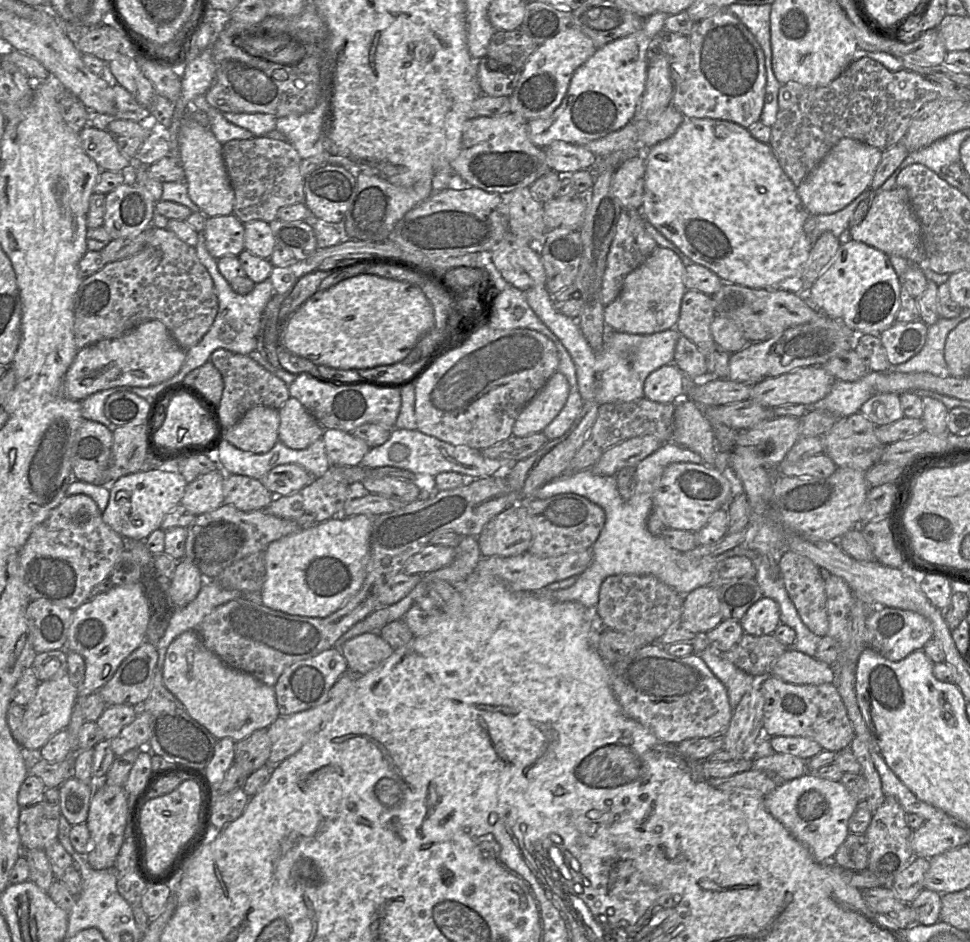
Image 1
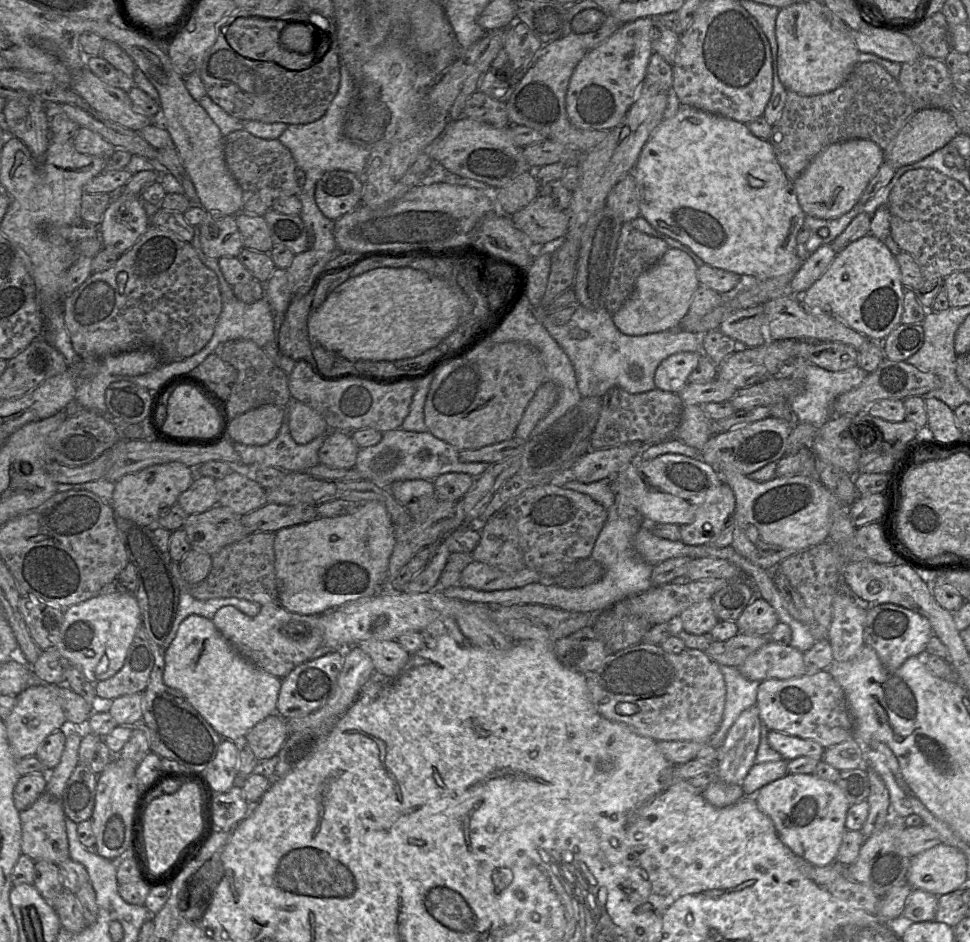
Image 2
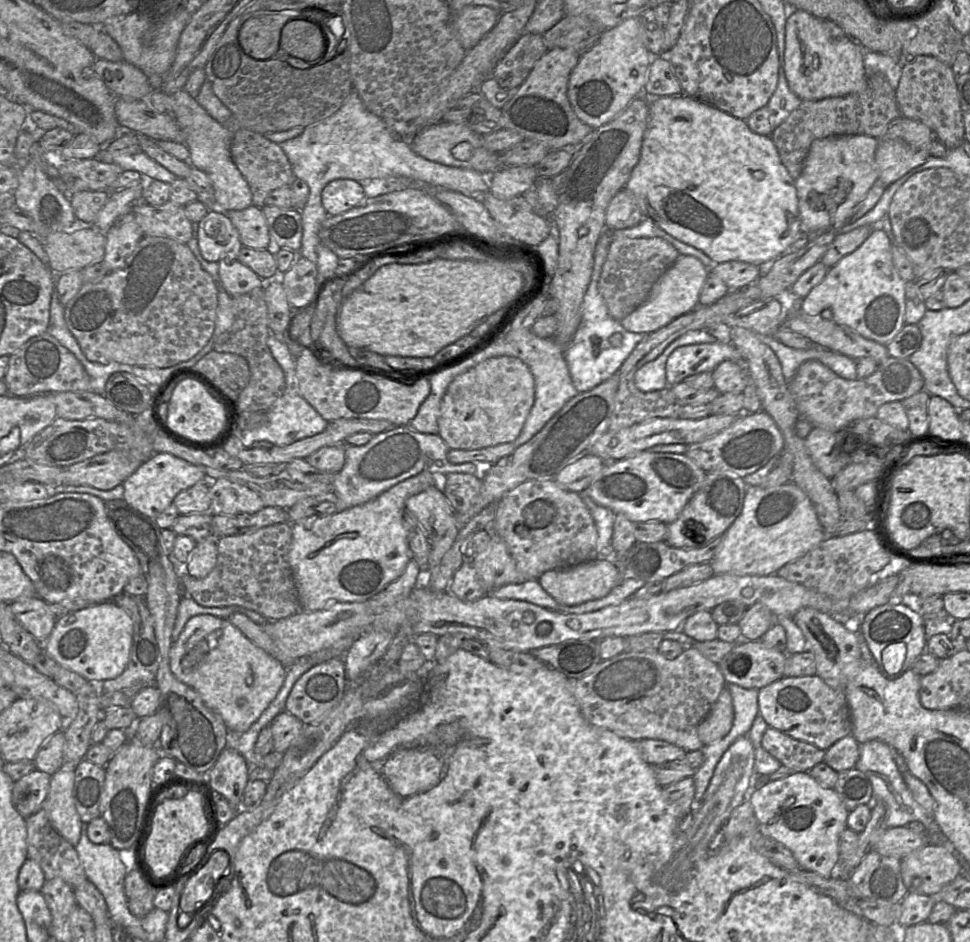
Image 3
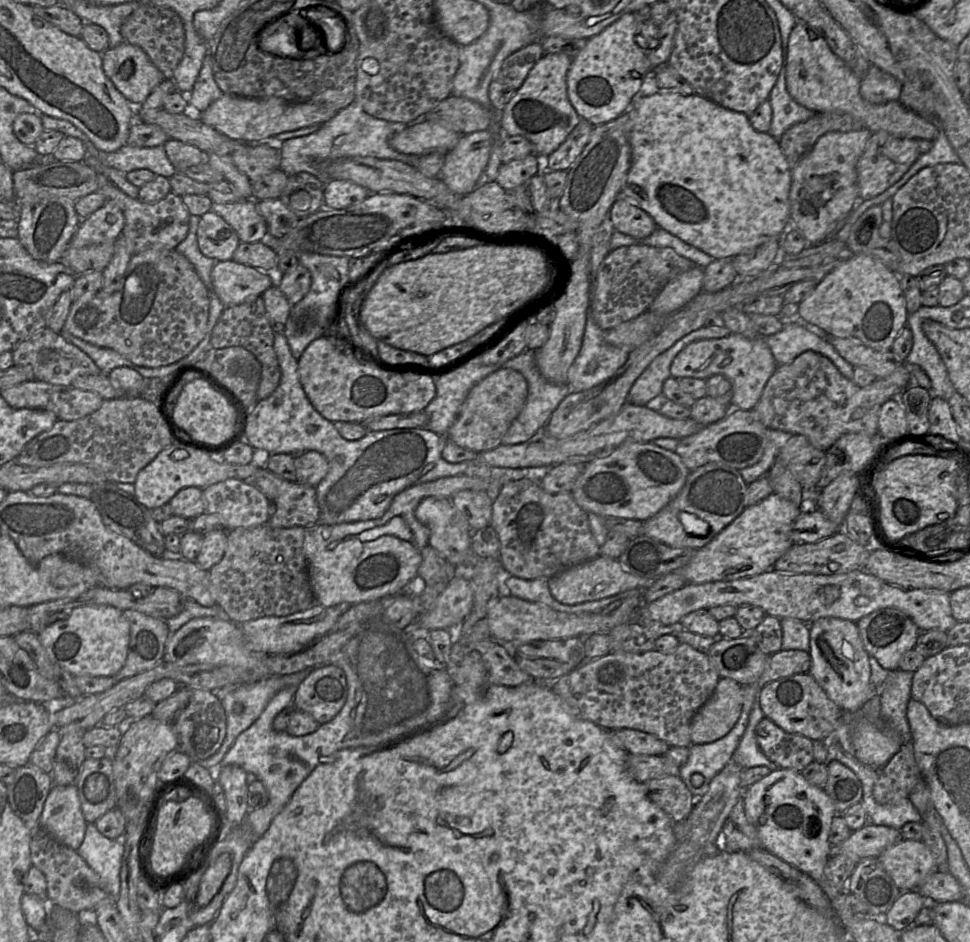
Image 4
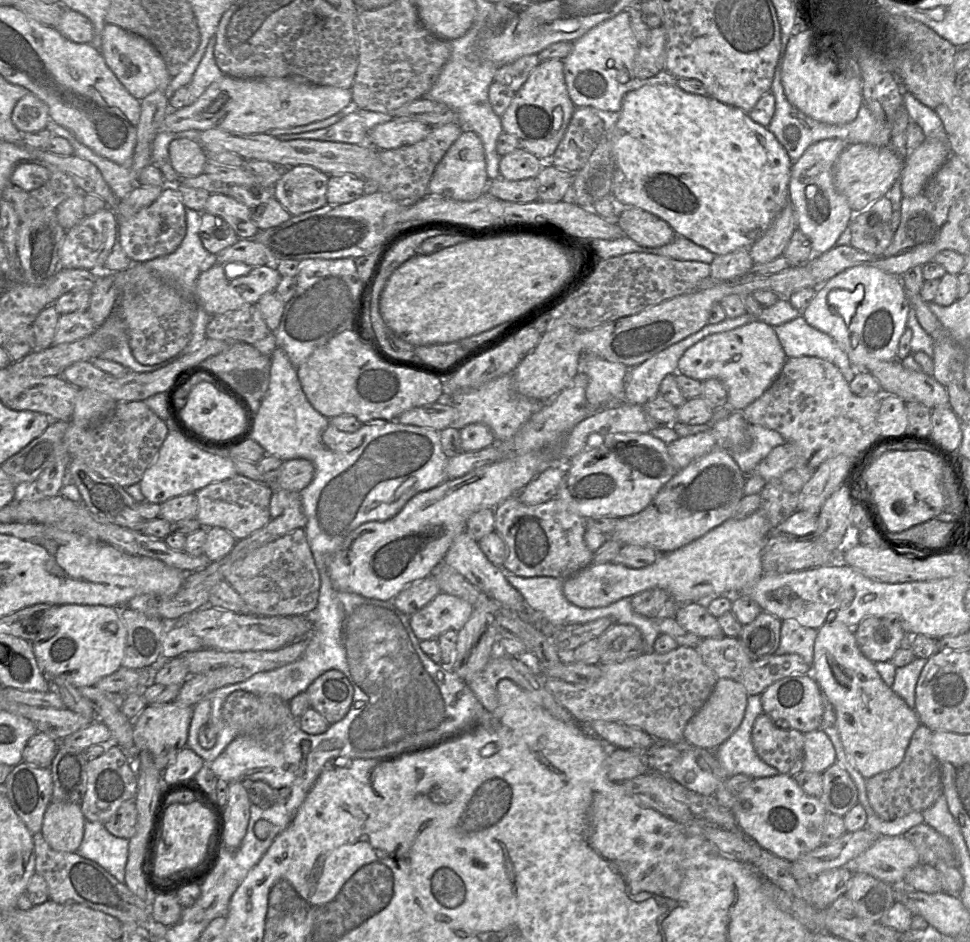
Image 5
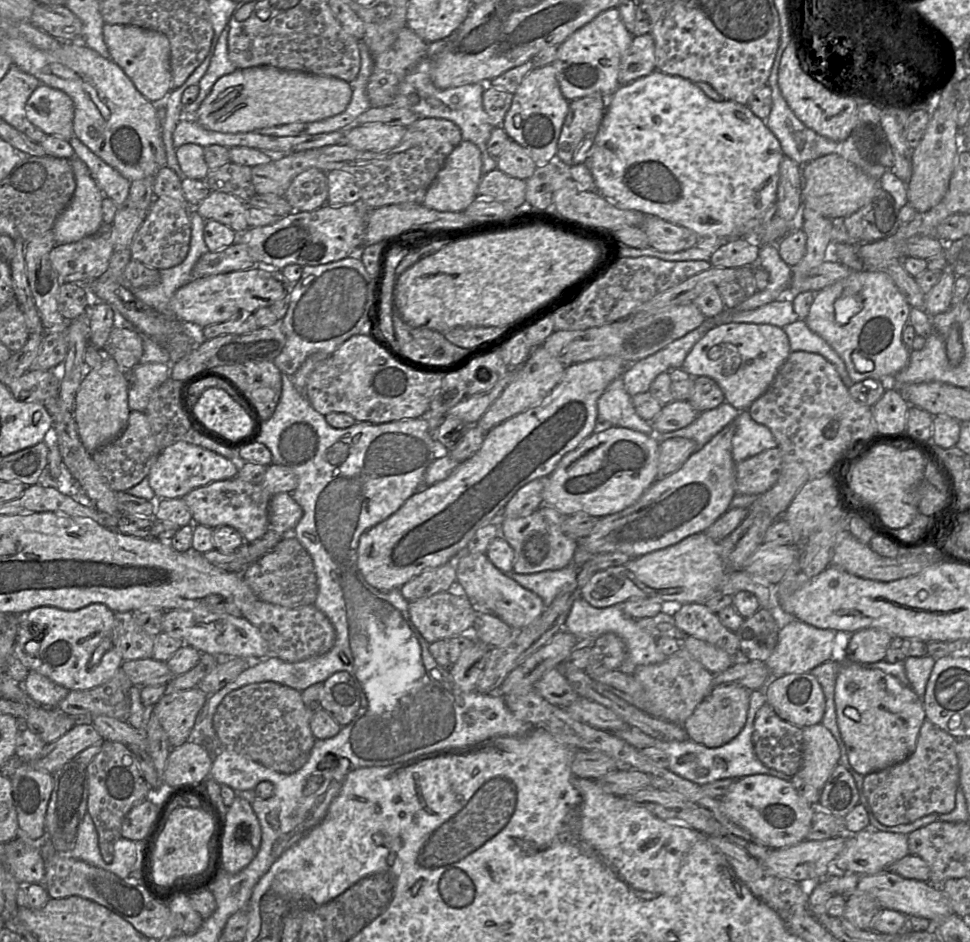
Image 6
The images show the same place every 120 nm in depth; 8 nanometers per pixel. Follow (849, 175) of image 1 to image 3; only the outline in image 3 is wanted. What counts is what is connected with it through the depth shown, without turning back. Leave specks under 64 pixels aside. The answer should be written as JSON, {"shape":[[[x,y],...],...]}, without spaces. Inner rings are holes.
{"shape":[[[865,134],[834,135],[813,141],[801,174],[795,179],[798,209],[803,230],[808,233],[827,231],[828,229],[839,229],[845,225],[850,211],[864,198],[868,190],[878,180],[878,166],[875,160],[877,147],[878,139]]]}

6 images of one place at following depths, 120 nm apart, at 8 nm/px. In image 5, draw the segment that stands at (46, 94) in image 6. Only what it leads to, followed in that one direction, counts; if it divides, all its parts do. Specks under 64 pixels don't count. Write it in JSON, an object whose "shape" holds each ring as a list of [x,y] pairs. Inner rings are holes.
{"shape":[[[33,93],[17,102],[11,117],[14,126],[22,133],[35,133],[51,124],[48,106]]]}

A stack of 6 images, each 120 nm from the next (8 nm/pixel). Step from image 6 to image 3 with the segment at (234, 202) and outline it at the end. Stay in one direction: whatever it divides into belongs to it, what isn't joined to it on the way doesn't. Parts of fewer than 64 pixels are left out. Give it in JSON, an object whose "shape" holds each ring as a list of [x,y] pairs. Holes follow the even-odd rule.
{"shape":[[[251,204],[243,210],[223,212],[237,229],[243,246],[252,249],[271,249],[275,247],[271,241],[267,221],[261,208]]]}

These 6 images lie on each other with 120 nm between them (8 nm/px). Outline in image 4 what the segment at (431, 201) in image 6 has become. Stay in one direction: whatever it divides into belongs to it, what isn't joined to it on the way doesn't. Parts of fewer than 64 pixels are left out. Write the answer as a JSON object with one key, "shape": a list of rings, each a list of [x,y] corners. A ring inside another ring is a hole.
{"shape":[[[490,130],[461,134],[455,147],[446,153],[438,177],[457,195],[472,192],[488,164],[493,143]]]}

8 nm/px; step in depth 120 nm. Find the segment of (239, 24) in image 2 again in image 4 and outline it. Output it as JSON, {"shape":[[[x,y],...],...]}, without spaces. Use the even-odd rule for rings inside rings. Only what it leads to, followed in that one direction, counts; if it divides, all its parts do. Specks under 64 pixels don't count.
{"shape":[[[300,12],[285,14],[259,33],[258,47],[264,52],[293,59],[312,59],[328,53],[320,35],[313,49],[299,49],[297,31],[308,24],[311,23]]]}

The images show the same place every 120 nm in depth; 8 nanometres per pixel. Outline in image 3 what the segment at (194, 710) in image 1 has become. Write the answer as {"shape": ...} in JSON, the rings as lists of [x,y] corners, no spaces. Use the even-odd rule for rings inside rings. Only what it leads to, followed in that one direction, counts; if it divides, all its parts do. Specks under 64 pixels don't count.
{"shape":[[[202,614],[191,617],[171,646],[169,666],[175,677],[196,690],[207,707],[218,713],[229,730],[244,733],[266,710],[279,692],[286,668],[250,641],[228,619]]]}

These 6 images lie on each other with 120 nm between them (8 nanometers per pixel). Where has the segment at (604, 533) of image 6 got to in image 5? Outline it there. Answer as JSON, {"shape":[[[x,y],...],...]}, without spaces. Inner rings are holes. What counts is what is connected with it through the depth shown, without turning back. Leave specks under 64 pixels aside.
{"shape":[[[714,449],[679,470],[644,510],[618,518],[609,537],[622,545],[649,546],[660,553],[675,551],[732,518],[744,497],[746,478],[729,452]]]}

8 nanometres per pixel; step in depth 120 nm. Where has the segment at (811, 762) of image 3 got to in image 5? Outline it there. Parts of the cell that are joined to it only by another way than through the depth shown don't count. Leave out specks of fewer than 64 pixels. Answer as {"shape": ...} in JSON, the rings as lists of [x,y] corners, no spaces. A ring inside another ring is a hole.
{"shape":[[[760,714],[752,727],[752,744],[758,756],[780,774],[794,777],[803,770],[804,734],[800,731],[777,725],[768,715]]]}

